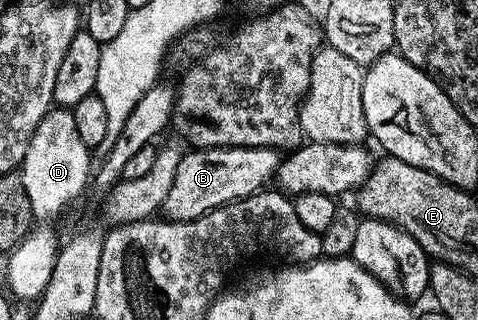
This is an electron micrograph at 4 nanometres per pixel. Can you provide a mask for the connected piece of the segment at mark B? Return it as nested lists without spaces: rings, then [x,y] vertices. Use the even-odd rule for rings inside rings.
[[[270,147],[193,148],[185,152],[182,163],[178,163],[178,175],[174,175],[174,183],[166,194],[163,216],[169,221],[198,219],[211,209],[259,193],[267,186],[264,185],[267,181],[275,178],[281,160],[281,150]]]

